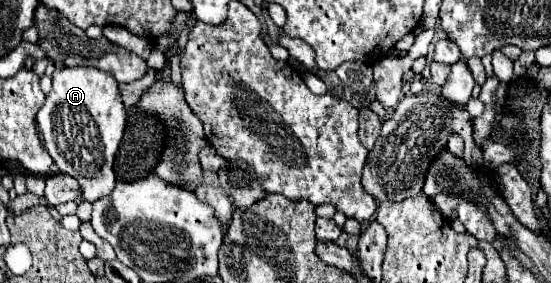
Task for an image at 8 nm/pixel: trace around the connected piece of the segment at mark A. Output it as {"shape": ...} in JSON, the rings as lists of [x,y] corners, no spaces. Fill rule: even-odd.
{"shape":[[[60,68],[52,74],[52,90],[38,112],[38,130],[60,172],[80,182],[82,196],[94,202],[114,190],[114,154],[120,146],[126,108],[112,74],[98,68]]]}

